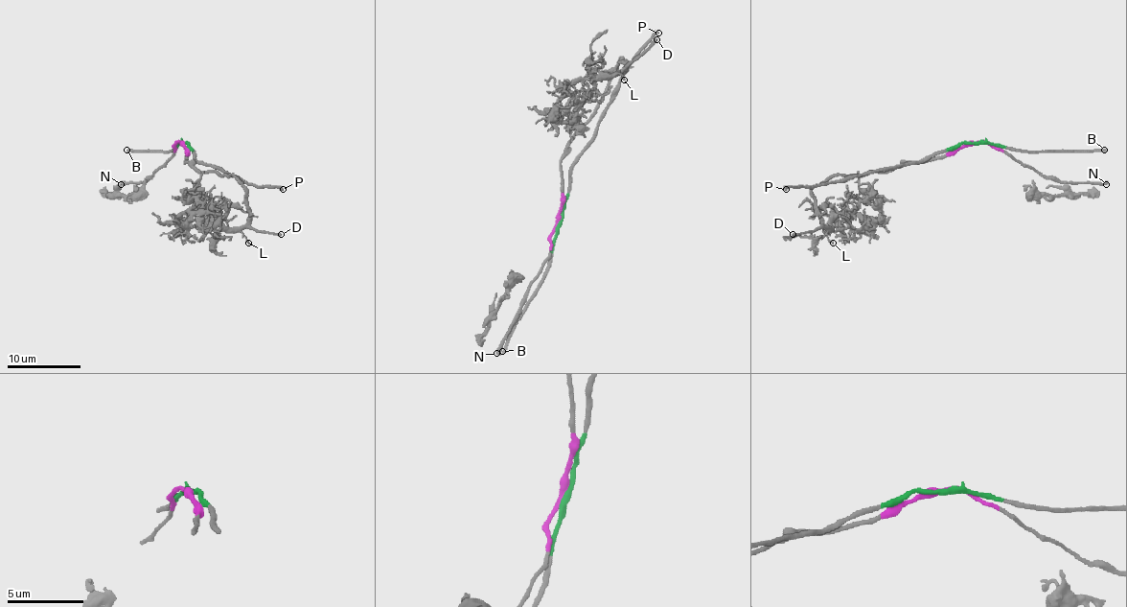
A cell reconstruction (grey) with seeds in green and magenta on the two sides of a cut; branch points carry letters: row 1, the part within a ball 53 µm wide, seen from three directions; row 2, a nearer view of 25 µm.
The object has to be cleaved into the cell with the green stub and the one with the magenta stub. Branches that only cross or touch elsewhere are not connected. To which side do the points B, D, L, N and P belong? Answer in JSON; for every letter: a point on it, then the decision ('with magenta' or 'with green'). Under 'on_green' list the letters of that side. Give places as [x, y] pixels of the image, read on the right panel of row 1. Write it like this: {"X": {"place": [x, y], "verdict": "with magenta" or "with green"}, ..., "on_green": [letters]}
{"B": {"place": [1104, 150], "verdict": "with green"}, "D": {"place": [793, 234], "verdict": "with magenta"}, "L": {"place": [833, 243], "verdict": "with magenta"}, "N": {"place": [1106, 184], "verdict": "with magenta"}, "P": {"place": [786, 189], "verdict": "with green"}, "on_green": ["B", "P"]}

